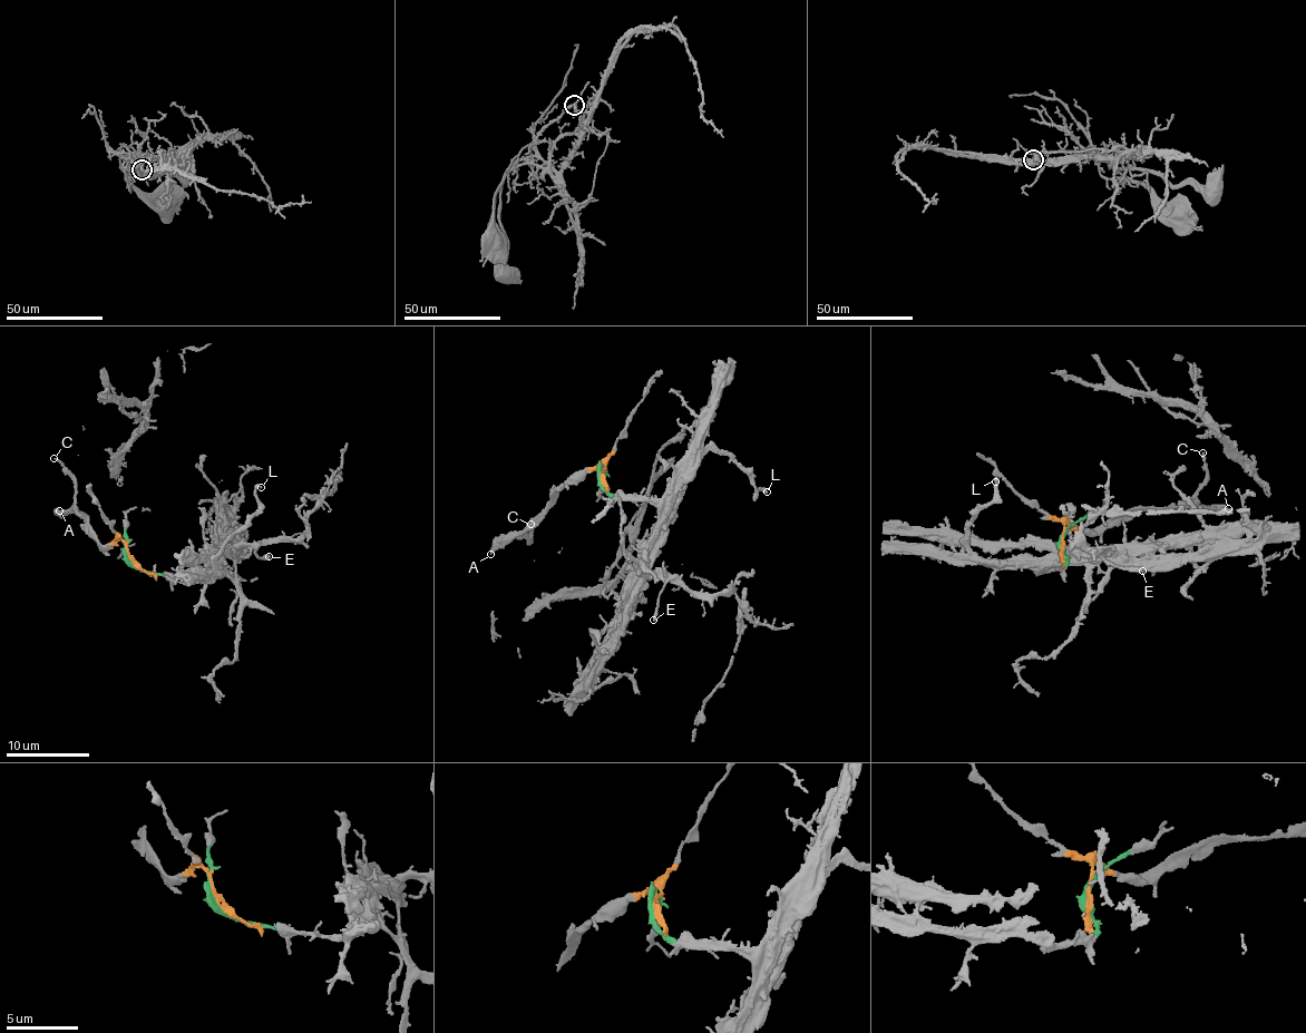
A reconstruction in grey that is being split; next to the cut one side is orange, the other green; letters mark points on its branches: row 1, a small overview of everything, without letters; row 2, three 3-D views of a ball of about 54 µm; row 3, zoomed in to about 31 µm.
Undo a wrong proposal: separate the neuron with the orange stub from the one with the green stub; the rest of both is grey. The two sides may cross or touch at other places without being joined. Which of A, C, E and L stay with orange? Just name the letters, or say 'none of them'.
A, C

